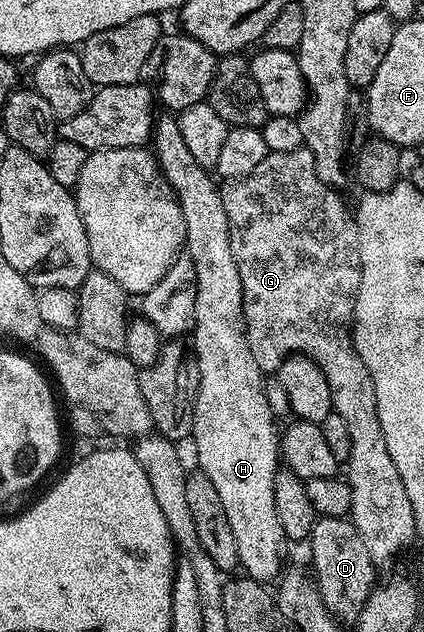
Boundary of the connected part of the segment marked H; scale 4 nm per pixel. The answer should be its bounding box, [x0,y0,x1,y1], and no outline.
[151,113,287,585]

